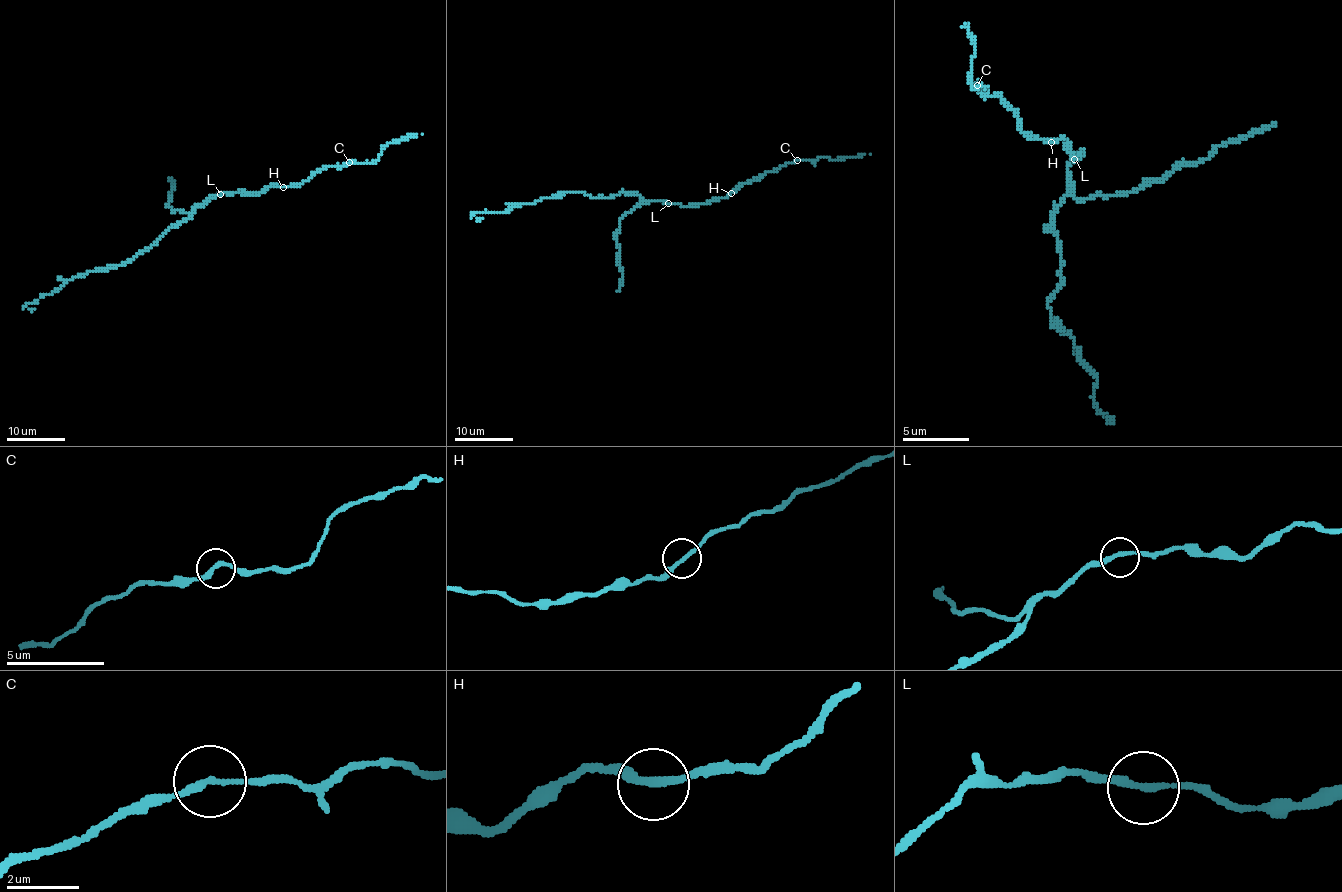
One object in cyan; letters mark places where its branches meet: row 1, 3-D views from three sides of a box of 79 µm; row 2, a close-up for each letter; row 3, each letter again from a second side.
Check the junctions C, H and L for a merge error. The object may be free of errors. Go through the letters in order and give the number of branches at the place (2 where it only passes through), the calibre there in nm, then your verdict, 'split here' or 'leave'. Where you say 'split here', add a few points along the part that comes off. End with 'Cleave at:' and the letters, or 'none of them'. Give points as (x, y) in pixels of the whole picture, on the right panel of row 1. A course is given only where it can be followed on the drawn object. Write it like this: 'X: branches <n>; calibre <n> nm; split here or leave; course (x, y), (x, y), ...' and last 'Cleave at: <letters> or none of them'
C: branches 2; calibre 200 nm; leave
H: branches 2; calibre 200 nm; leave
L: branches 2; calibre 190 nm; leave
Cleave at: none of them

